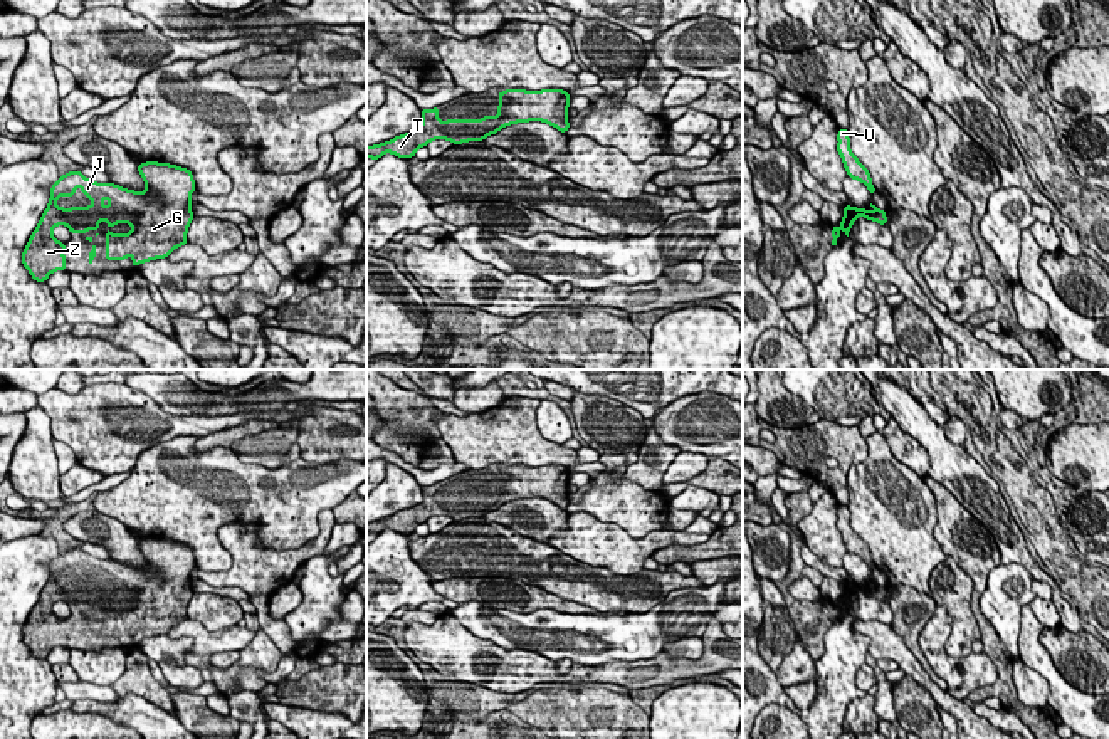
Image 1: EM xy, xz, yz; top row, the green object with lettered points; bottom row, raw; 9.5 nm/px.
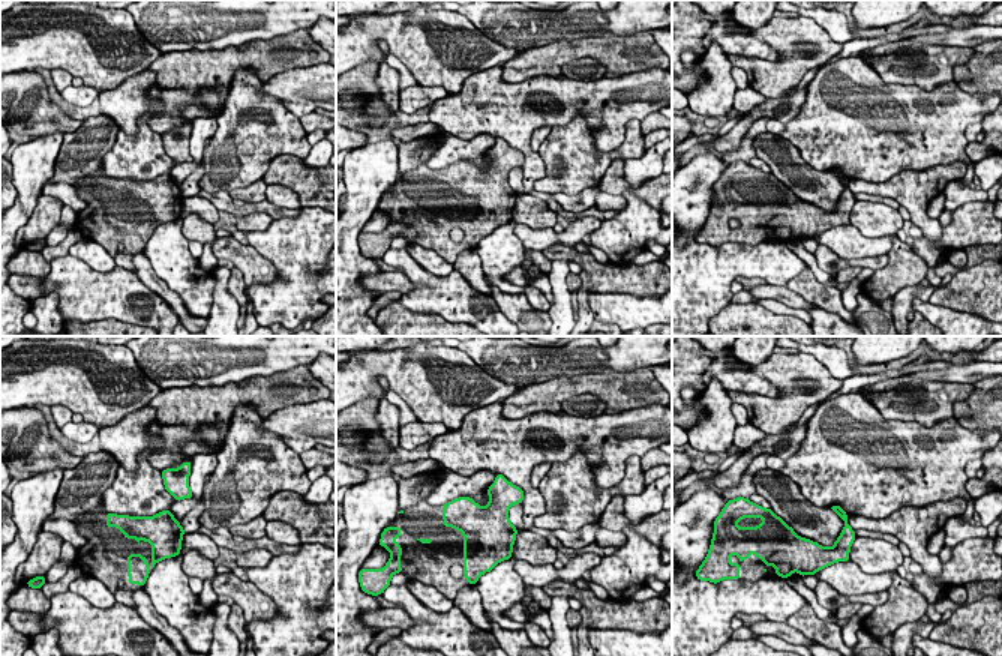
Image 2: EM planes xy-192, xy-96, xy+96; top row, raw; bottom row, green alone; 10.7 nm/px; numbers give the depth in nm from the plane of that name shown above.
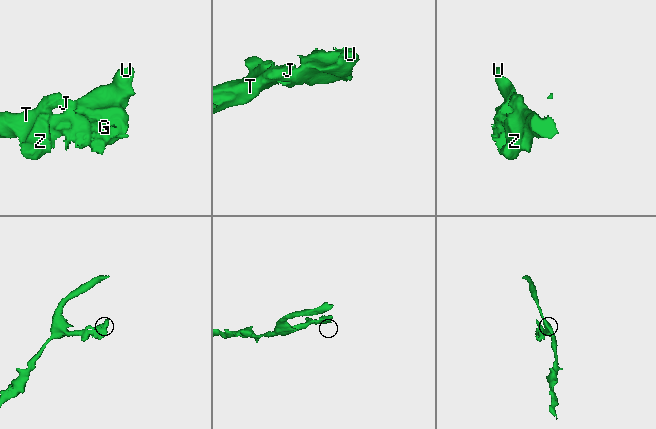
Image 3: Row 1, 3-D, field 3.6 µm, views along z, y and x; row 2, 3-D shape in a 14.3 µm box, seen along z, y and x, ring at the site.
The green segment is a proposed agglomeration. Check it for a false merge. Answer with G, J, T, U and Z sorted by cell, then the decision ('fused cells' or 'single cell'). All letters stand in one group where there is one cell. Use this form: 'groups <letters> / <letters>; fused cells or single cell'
groups G J T U Z; single cell

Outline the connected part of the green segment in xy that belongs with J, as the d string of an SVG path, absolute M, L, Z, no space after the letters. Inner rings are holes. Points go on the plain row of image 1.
M158 537L139 539L138 548L145 556L145 568L133 568L114 559L102 561L87 556L81 546L60 551L50 563L49 581L22 628L22 640L34 657L45 658L52 648L66 647L66 620L52 611L57 601L66 601L71 610L84 611L87 606L97 608L99 598L106 596L106 637L126 637L131 632L133 643L156 635L166 635L175 625L188 618L187 608L193 596L190 578L195 568L193 549L188 544ZM77 563L84 573L92 576L89 583L71 583L66 586L55 581L60 573L74 573ZM116 600L129 600L133 606L129 610L111 610L109 605Z

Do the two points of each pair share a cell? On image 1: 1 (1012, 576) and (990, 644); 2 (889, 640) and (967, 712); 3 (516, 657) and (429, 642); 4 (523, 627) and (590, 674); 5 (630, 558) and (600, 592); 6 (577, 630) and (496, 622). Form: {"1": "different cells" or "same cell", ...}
{"1": "different cells", "2": "same cell", "3": "same cell", "4": "different cells", "5": "different cells", "6": "same cell"}

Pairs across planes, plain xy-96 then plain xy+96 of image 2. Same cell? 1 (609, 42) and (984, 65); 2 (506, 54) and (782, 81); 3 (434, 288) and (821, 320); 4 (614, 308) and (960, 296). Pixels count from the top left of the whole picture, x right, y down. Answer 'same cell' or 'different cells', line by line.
1: same cell
2: same cell
3: same cell
4: different cells

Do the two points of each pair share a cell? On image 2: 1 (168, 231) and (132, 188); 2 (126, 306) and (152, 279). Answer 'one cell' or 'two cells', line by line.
1: two cells
2: two cells

